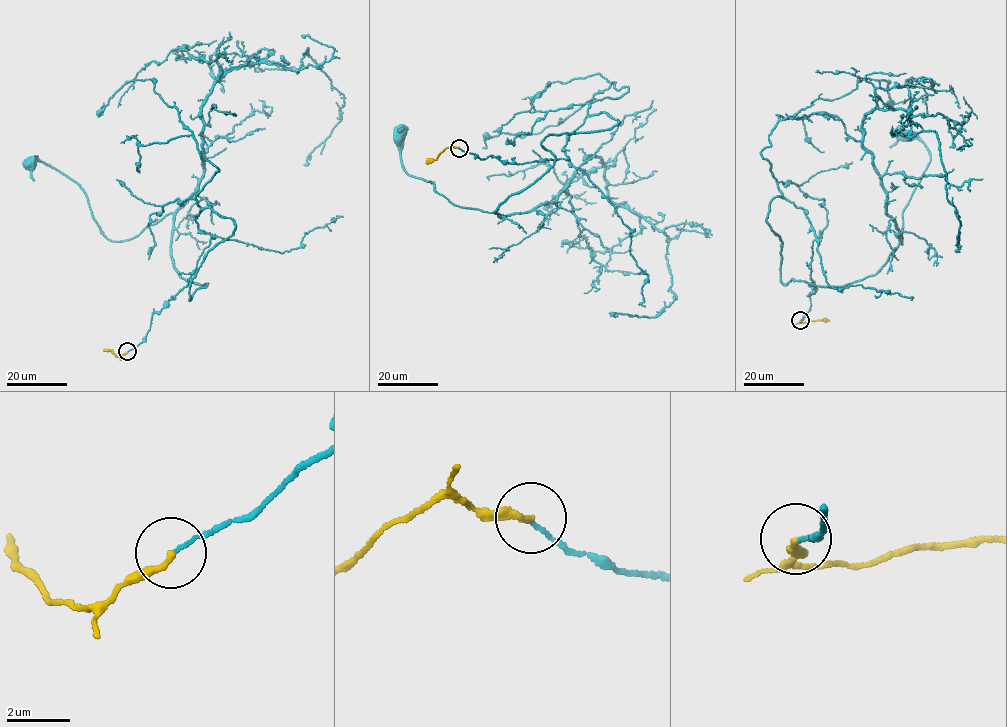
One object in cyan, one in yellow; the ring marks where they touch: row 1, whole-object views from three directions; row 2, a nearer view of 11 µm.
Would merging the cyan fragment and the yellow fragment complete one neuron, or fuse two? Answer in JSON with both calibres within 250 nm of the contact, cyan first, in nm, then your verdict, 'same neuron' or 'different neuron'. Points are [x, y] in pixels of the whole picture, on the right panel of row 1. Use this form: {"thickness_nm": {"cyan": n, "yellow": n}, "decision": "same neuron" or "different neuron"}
{"thickness_nm": {"cyan": 90, "yellow": 220}, "decision": "same neuron"}

